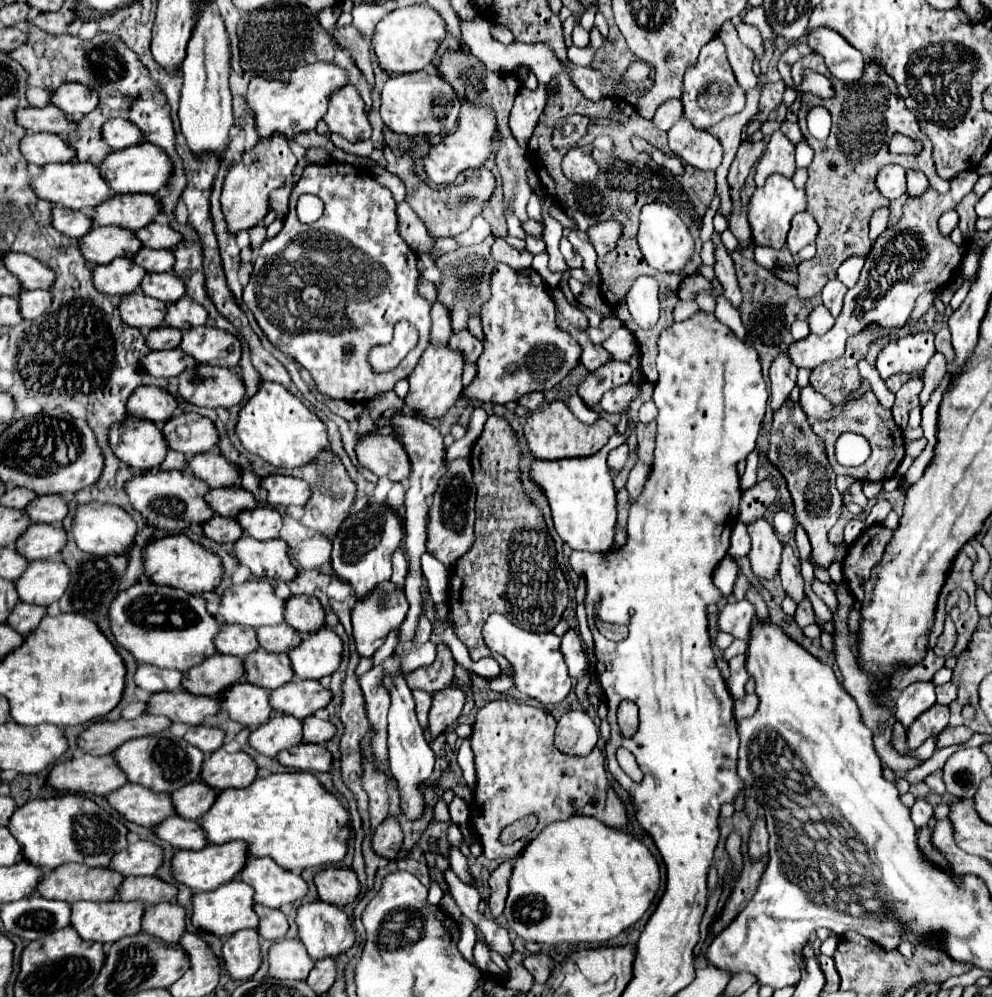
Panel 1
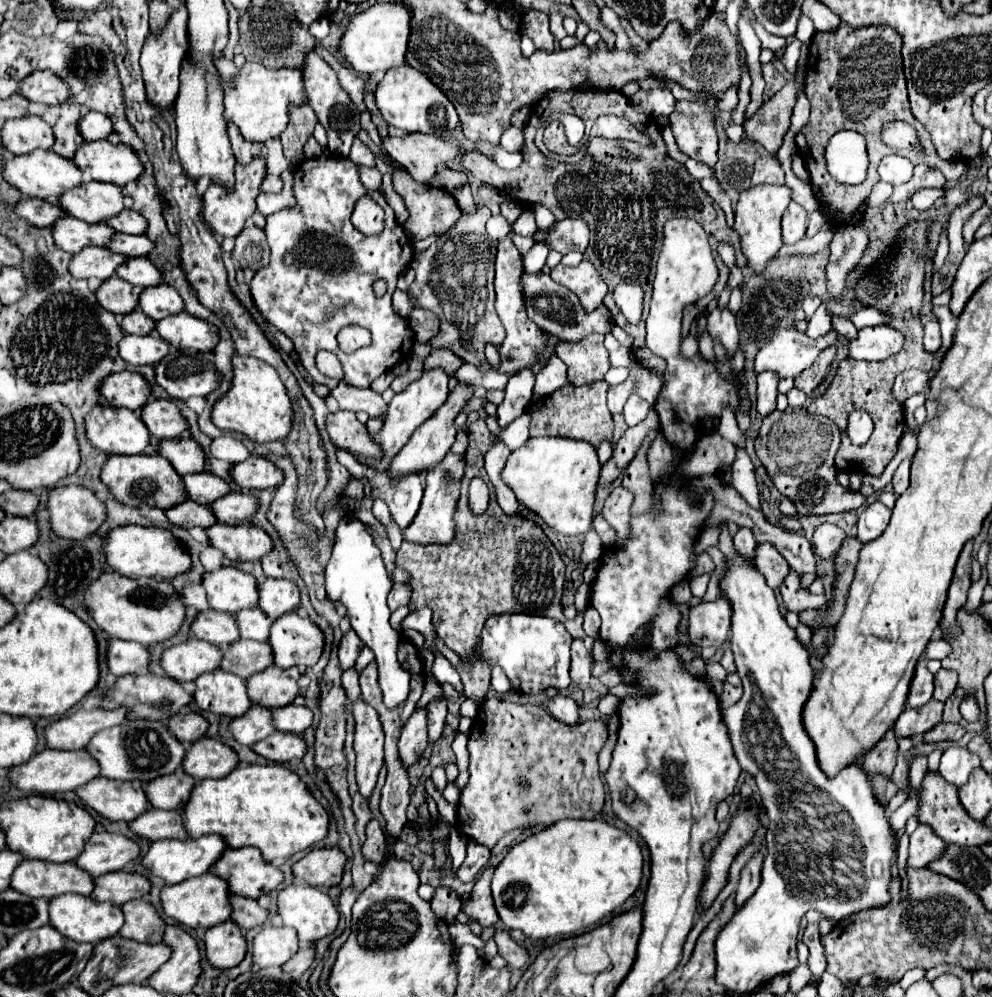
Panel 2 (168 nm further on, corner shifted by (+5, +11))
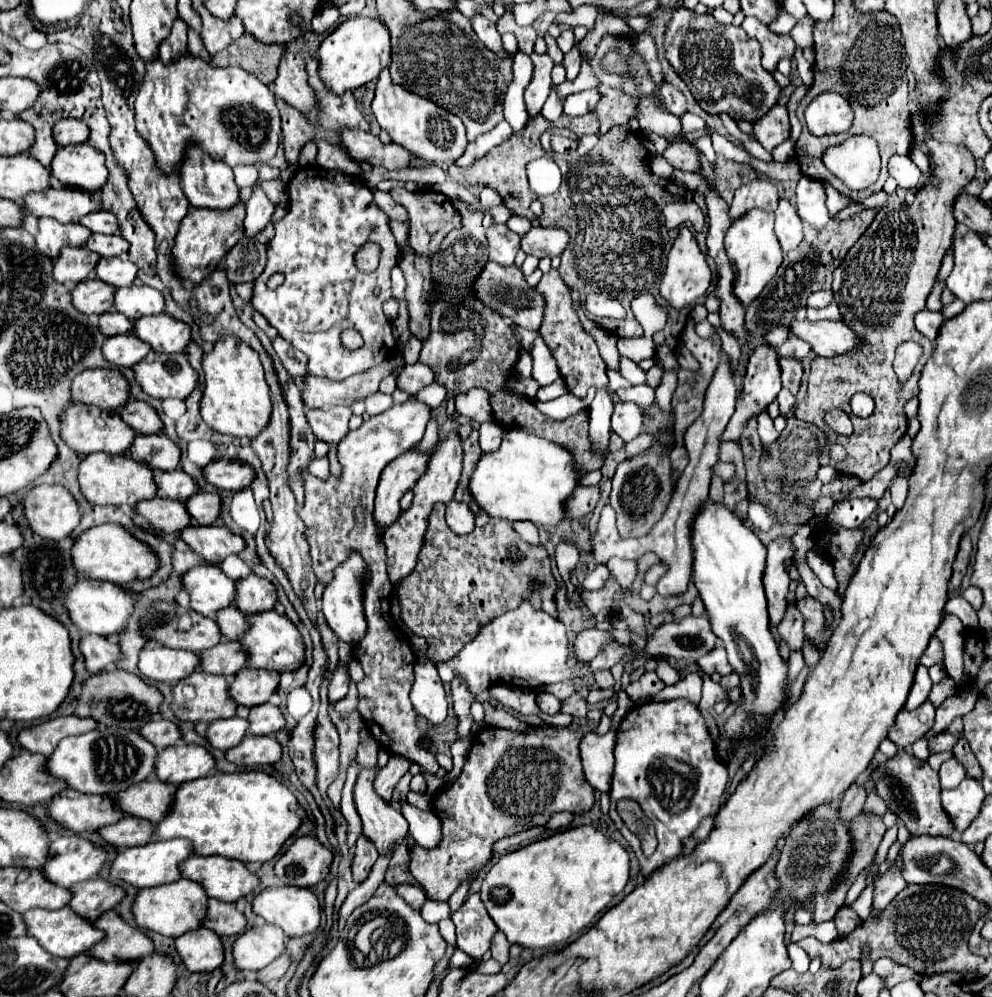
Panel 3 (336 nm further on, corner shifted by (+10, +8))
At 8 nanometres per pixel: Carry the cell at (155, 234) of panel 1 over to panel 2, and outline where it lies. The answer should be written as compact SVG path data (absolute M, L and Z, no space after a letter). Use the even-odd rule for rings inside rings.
M124 210L120 212L120 216L112 216L112 220L106 220L106 224L112 230L124 232L124 234L144 234L148 226L146 220L134 210Z

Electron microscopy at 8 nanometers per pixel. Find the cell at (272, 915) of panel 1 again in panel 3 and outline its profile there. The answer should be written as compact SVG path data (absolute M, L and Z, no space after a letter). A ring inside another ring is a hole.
M209 899L209 911L207 911L207 919L203 925L219 933L221 937L229 937L229 935L243 933L247 927L247 919L243 913L237 911L233 903Z

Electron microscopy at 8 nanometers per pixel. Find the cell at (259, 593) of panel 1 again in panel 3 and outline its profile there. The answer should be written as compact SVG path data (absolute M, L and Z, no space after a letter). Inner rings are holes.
M201 565L183 575L183 585L191 595L191 609L211 617L217 611L235 605L237 587L217 565Z

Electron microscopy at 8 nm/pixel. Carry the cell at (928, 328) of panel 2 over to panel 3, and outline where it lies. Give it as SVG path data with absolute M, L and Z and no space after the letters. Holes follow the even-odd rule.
M923 309L923 311L919 311L915 315L915 327L917 327L917 331L921 335L925 335L927 339L931 339L931 341L937 339L939 327L941 327L943 321L945 319L943 319L943 315L939 311L927 311L927 309Z

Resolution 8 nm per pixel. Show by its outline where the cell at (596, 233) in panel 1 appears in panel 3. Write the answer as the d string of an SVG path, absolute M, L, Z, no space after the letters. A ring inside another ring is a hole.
M531 227L527 235L521 237L521 249L535 257L555 257L567 249L569 233L563 227Z

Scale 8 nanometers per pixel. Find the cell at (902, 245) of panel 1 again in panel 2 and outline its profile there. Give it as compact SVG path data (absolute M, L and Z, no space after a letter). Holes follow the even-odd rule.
M786 328L774 334L774 338L760 348L754 360L754 372L774 372L778 378L794 378L804 368L808 368L820 350L830 346L836 340L836 332L832 330L824 338L808 338L806 334Z

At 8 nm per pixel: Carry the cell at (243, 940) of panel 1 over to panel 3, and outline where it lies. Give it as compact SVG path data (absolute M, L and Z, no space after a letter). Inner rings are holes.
M207 927L189 931L175 943L189 971L213 971L225 961L225 949L219 935Z

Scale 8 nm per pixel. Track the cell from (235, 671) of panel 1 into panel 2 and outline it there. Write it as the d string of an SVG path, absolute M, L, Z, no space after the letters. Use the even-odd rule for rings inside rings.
M188 638L186 642L168 646L162 652L160 666L170 678L178 682L188 682L216 670L220 666L220 658L222 650L218 646L204 640Z

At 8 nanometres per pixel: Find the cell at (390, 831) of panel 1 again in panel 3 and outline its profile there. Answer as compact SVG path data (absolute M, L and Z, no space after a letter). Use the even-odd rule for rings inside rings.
M359 835L357 843L355 843L355 859L353 859L353 881L355 883L361 883L363 879L367 879L373 863L377 861L377 849L375 845L365 837L365 835Z

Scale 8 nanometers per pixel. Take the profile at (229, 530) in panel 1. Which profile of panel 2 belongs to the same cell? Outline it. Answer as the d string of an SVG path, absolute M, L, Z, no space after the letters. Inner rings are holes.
M186 500L184 504L176 504L176 508L168 508L164 510L164 514L174 526L180 526L180 528L194 528L194 526L208 528L216 524L216 518L212 516L210 508L200 506L192 500Z

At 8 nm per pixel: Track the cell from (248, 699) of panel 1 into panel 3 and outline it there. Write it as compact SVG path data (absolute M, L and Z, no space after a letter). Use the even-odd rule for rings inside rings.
M195 671L187 679L181 679L173 687L175 701L171 705L179 721L217 721L235 715L237 703L229 695L229 683L223 675L211 675ZM187 685L193 689L193 697L187 697Z

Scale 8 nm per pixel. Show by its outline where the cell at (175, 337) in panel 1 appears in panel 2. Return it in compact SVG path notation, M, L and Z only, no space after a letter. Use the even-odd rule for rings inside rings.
M136 310L136 312L130 312L128 316L122 316L120 328L124 328L124 334L144 336L144 334L150 334L154 330L154 320L144 316L144 312Z

